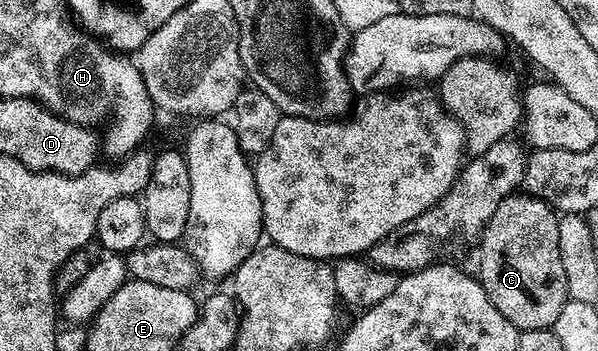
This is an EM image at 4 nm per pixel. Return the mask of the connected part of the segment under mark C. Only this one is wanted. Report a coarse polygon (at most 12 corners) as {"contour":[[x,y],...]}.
{"contour":[[527,192],[494,208],[478,277],[517,330],[570,301],[558,214]]}

